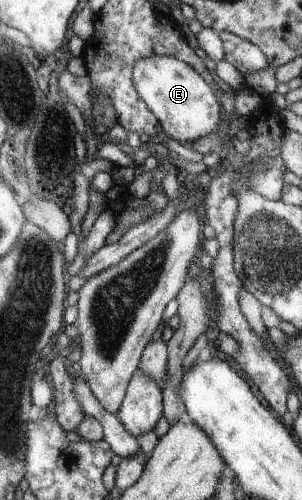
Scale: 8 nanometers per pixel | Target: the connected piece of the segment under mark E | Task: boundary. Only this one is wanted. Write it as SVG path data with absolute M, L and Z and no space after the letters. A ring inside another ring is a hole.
M151 54L135 65L134 82L142 98L158 117L162 132L182 146L190 147L195 140L219 130L219 100L203 76L186 62L171 56Z

